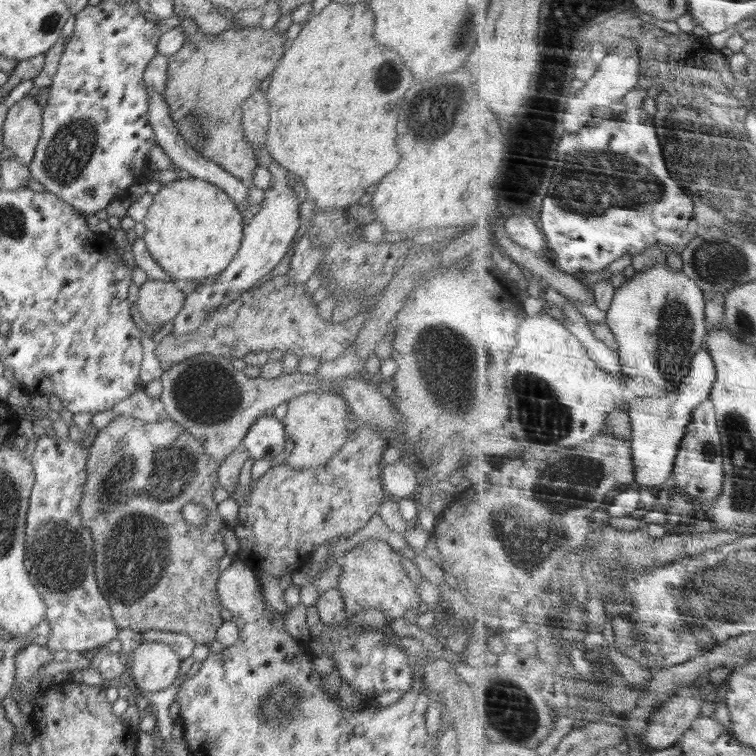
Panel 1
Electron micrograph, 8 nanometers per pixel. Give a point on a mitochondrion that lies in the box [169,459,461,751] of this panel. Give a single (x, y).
(278, 707)

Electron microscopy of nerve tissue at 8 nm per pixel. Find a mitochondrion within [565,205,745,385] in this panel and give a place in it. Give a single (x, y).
(674, 338)

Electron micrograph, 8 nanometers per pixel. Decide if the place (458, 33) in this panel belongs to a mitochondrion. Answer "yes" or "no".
yes

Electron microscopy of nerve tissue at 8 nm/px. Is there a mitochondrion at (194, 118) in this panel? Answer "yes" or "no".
yes

